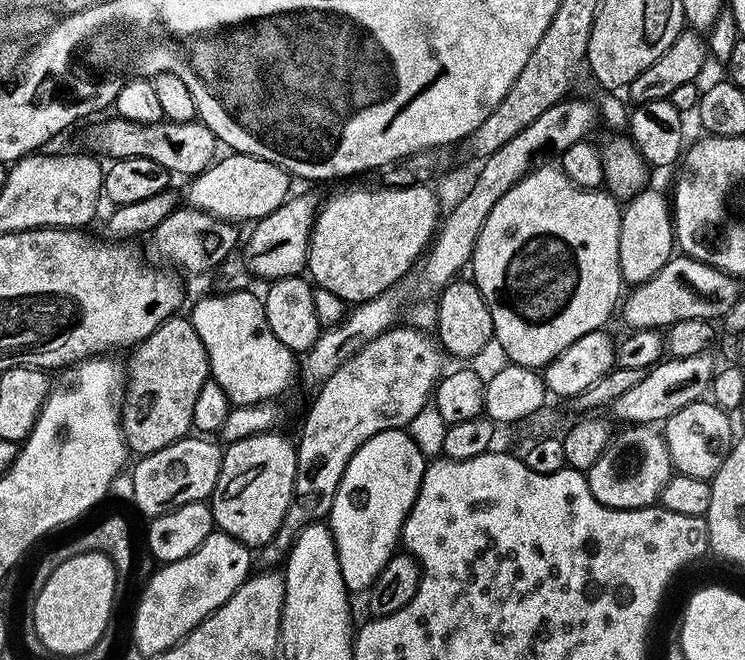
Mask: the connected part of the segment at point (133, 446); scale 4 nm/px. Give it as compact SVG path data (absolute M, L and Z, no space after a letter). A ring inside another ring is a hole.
M173 314L160 324L145 340L131 349L132 357L126 360L126 379L122 403L119 405L120 426L123 428L124 441L127 447L136 454L147 454L162 450L176 440L183 440L193 431L194 401L198 399L198 390L210 379L206 346L198 338L191 319Z

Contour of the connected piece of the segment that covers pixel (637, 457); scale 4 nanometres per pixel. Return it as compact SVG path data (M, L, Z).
M617 435L586 475L594 498L608 508L646 508L659 501L660 492L674 475L674 469L663 442L657 443L656 452L648 456L647 450L639 448L630 437Z

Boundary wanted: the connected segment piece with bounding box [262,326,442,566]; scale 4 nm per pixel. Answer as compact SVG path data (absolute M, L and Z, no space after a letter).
M393 326L366 346L362 346L362 350L358 350L349 360L342 362L342 366L338 366L338 370L334 370L334 374L330 374L330 378L326 378L317 387L320 389L317 390L316 397L313 398L312 405L304 416L300 440L298 439L296 444L296 481L292 501L282 526L276 531L276 537L262 549L264 560L268 563L265 565L276 566L276 563L279 565L287 557L288 549L291 548L301 528L306 524L323 521L332 511L334 494L342 482L342 474L350 458L354 458L356 451L367 440L388 428L407 429L408 423L429 403L436 382L442 375L442 367L440 368L442 349L427 331L415 326L400 327Z

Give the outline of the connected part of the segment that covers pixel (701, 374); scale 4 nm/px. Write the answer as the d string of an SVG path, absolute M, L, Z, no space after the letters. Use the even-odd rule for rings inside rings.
M705 352L684 358L671 357L658 362L645 373L638 384L609 405L609 413L612 412L618 420L628 422L663 423L683 406L701 399L707 393L716 373L716 365L714 366L711 356L711 353Z

